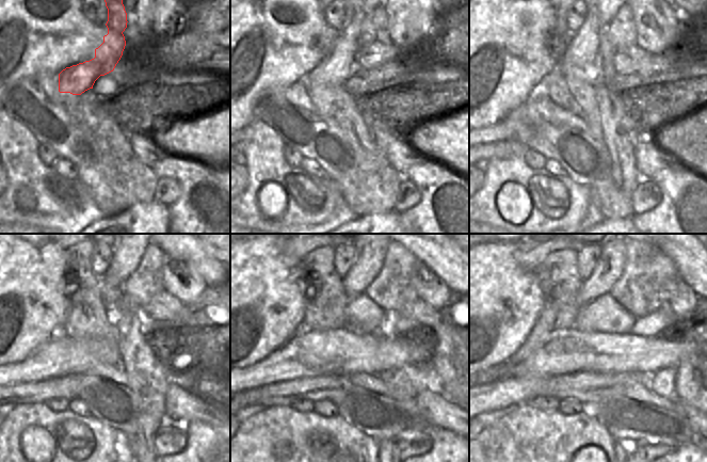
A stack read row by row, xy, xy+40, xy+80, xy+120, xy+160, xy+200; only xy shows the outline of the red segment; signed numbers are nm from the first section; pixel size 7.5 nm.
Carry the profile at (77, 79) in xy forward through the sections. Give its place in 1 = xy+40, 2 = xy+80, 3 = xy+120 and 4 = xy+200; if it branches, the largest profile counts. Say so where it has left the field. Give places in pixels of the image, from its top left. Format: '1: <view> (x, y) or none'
1: xy+40 (340, 64)
2: xy+80 (583, 51)
3: xy+120 (127, 256)
4: xy+200 (608, 269)

